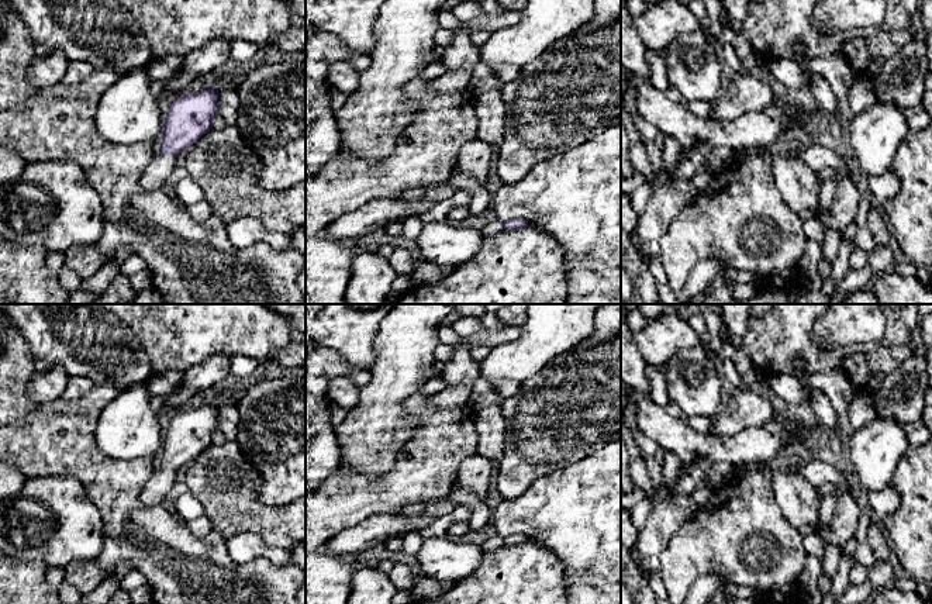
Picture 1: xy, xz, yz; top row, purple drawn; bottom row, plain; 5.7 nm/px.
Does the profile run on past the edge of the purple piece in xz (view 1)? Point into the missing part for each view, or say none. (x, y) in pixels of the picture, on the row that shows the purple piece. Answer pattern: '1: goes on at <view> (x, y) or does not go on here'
1: does not go on here

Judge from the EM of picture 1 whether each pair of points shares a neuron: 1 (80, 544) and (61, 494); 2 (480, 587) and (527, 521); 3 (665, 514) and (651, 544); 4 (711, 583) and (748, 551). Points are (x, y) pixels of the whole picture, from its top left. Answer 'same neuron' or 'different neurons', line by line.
1: same neuron
2: different neurons
3: same neuron
4: different neurons

